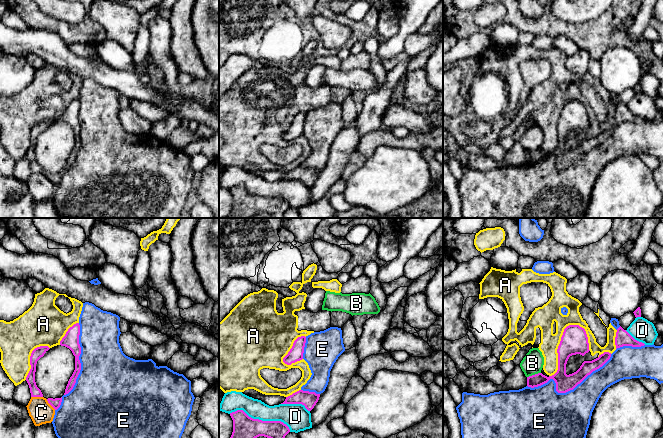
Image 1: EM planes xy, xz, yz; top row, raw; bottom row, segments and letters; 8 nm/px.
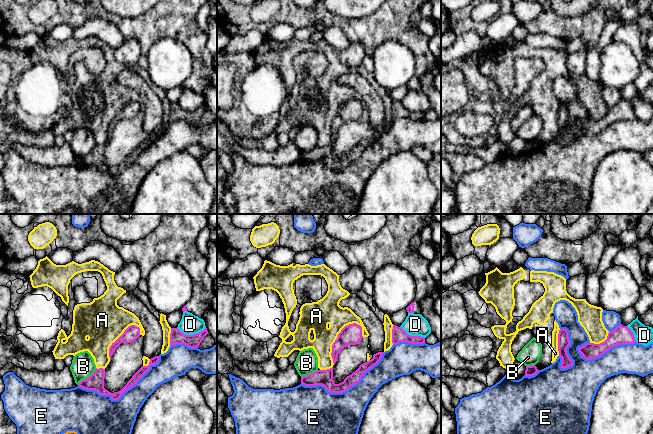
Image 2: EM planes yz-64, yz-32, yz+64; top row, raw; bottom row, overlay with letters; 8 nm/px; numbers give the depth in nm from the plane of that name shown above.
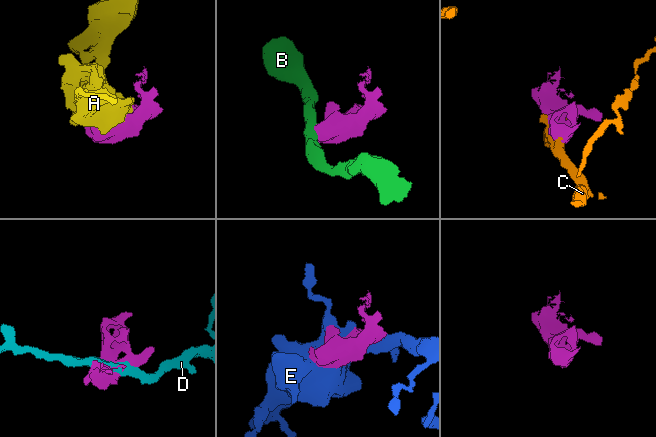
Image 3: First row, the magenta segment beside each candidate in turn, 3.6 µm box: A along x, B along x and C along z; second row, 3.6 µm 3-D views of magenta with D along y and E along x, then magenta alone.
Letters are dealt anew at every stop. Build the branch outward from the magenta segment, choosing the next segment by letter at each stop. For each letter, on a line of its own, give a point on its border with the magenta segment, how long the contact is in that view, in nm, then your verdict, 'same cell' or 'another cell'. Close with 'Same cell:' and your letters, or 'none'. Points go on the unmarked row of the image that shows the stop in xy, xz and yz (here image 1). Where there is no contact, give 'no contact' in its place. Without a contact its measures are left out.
A: yz (559, 120) | 480 nm | another cell
B: yz (533, 151) | 120 nm | another cell
C: xy (37, 172) | 100 nm | another cell
D: xz (261, 196) | 500 nm | another cell
E: yz (566, 167) | 750 nm | another cell
Same cell: none

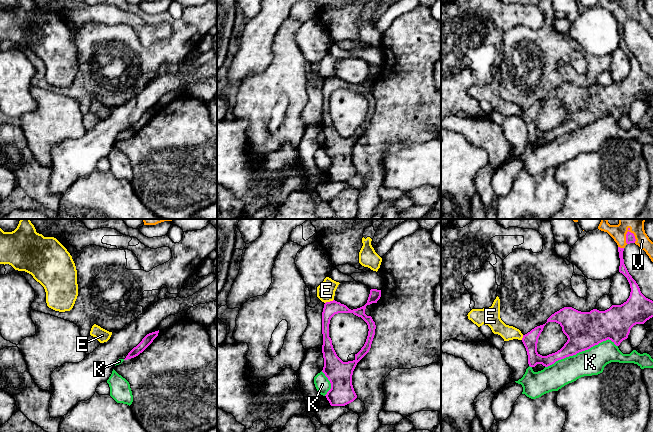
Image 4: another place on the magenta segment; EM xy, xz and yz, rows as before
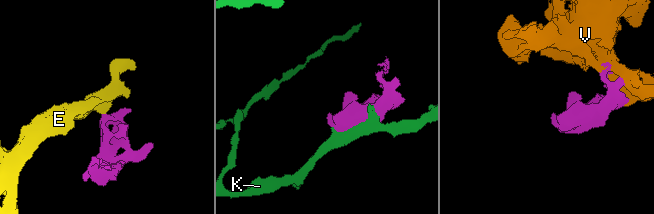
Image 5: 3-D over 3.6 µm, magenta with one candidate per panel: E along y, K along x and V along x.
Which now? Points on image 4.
E: xz (330, 77) | 80 nm | another cell
K: yz (581, 127) | 600 nm | another cell
V: yz (633, 11) | 140 nm | same cell
Same cell: V

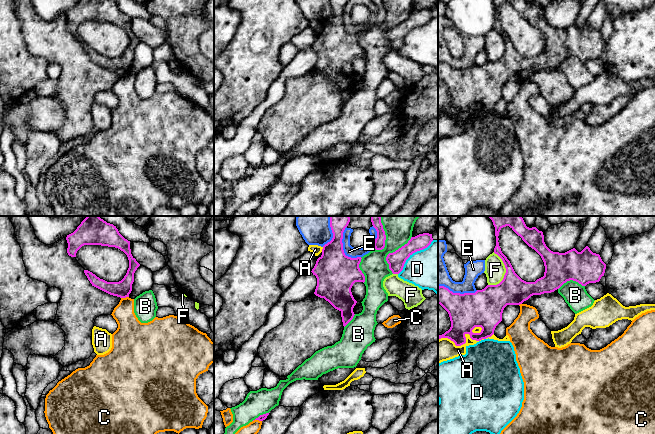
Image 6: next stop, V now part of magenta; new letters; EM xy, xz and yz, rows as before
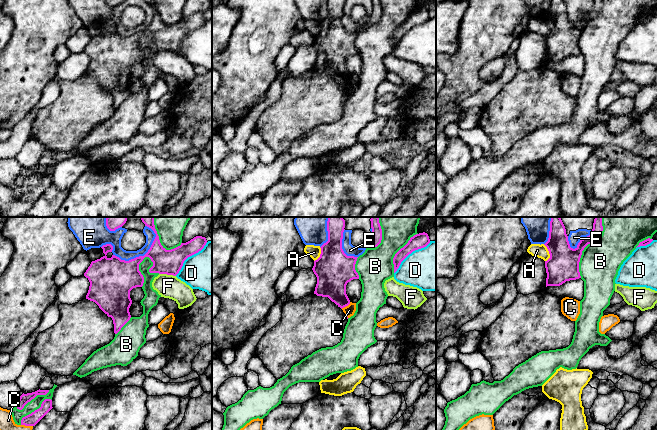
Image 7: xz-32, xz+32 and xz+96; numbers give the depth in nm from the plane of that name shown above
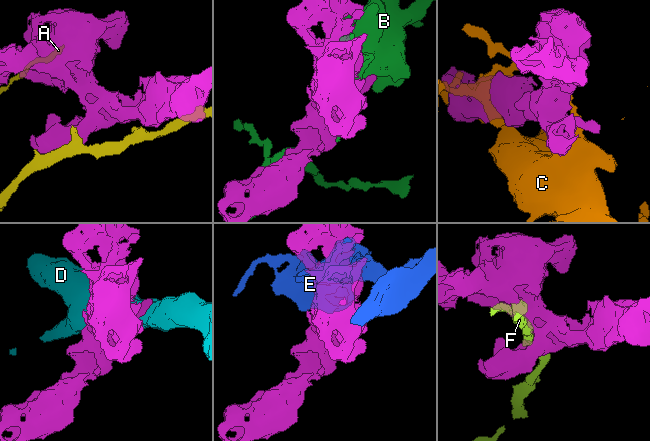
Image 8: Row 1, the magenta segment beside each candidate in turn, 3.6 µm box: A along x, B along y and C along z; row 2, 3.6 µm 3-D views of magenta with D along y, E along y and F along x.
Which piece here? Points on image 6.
A: yz (464, 119) | 360 nm | another cell
B: xz (391, 29) | 340 nm | another cell
C: xy (124, 73) | 70 nm | another cell
D: xz (412, 29) | 400 nm | another cell
E: xz (342, 24) | 280 nm | another cell
F: yz (506, 48) | 280 nm | another cell
Same cell: none

